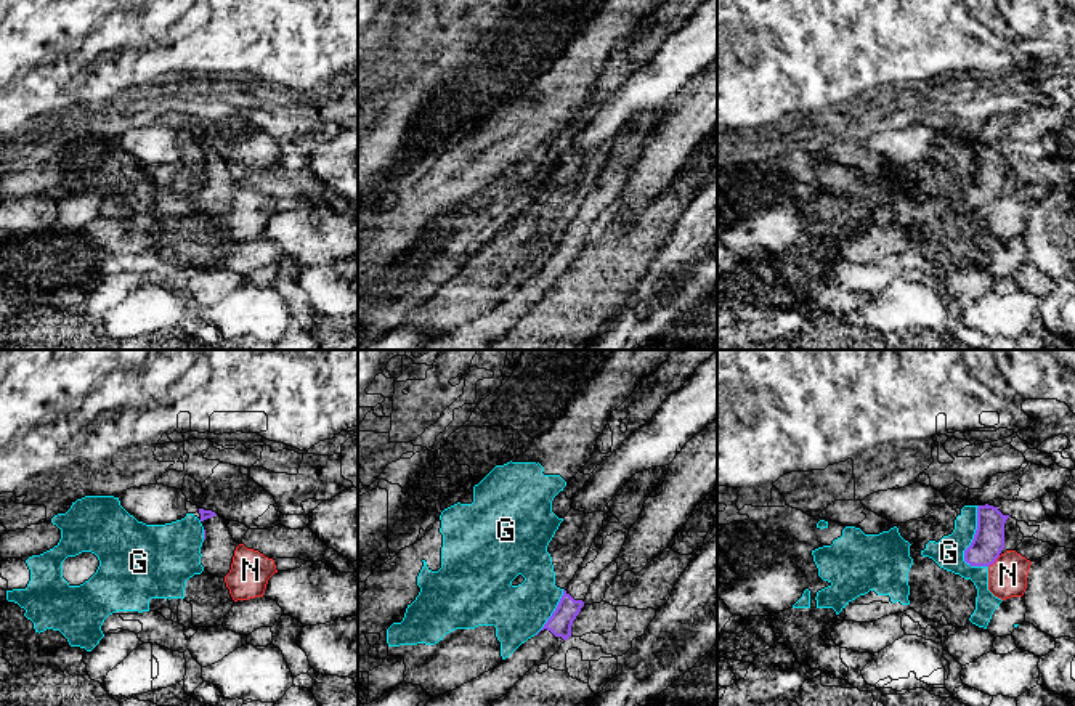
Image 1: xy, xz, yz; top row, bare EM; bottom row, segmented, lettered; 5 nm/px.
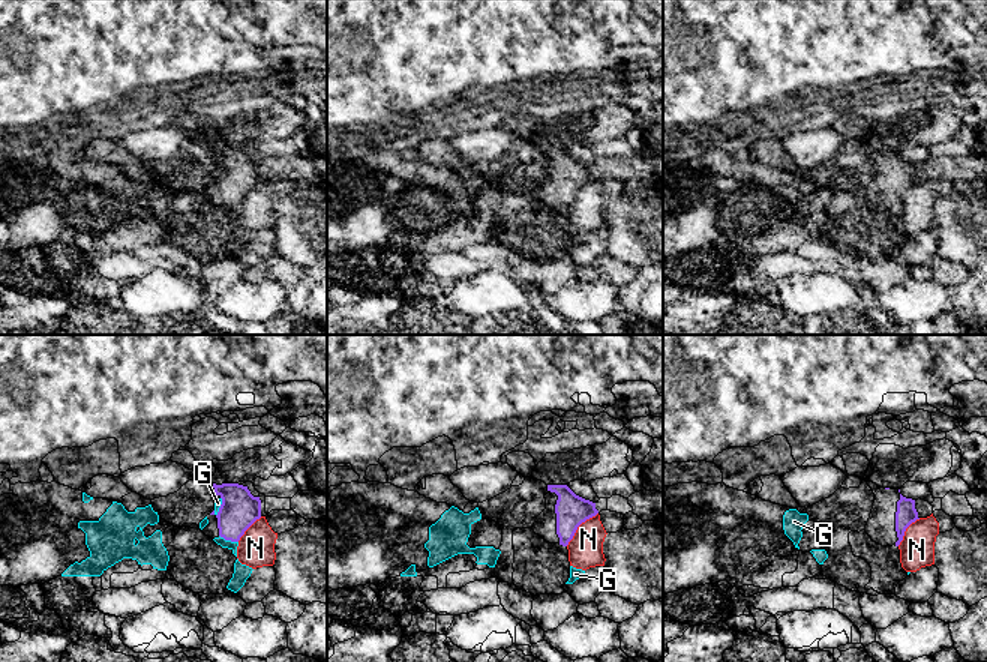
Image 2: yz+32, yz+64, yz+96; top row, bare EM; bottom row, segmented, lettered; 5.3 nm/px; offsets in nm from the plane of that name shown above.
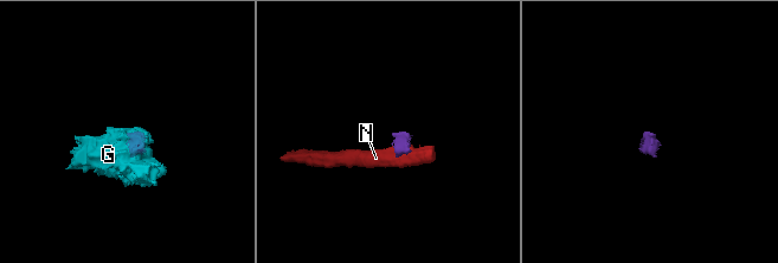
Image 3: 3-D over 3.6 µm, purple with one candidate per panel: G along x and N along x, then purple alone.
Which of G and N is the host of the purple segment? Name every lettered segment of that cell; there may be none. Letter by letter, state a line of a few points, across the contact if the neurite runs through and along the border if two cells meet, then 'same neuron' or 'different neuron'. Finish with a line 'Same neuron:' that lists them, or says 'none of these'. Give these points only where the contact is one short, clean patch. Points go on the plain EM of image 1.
G: line yz (979, 146), (974, 178), (965, 191), (965, 201), (971, 207); different neuron
N: line yz (1000, 196), (989, 207); different neuron
Same neuron: none of these

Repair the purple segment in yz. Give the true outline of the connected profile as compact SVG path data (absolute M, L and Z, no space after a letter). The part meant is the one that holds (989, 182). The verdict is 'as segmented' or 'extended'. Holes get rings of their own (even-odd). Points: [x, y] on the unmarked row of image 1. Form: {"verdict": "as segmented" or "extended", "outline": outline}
{"verdict": "extended", "outline": "M977 148L977 170L971 186L964 191L964 202L971 207L990 207L1006 191L1014 191L1024 180L1017 160L1003 156L998 148Z"}

